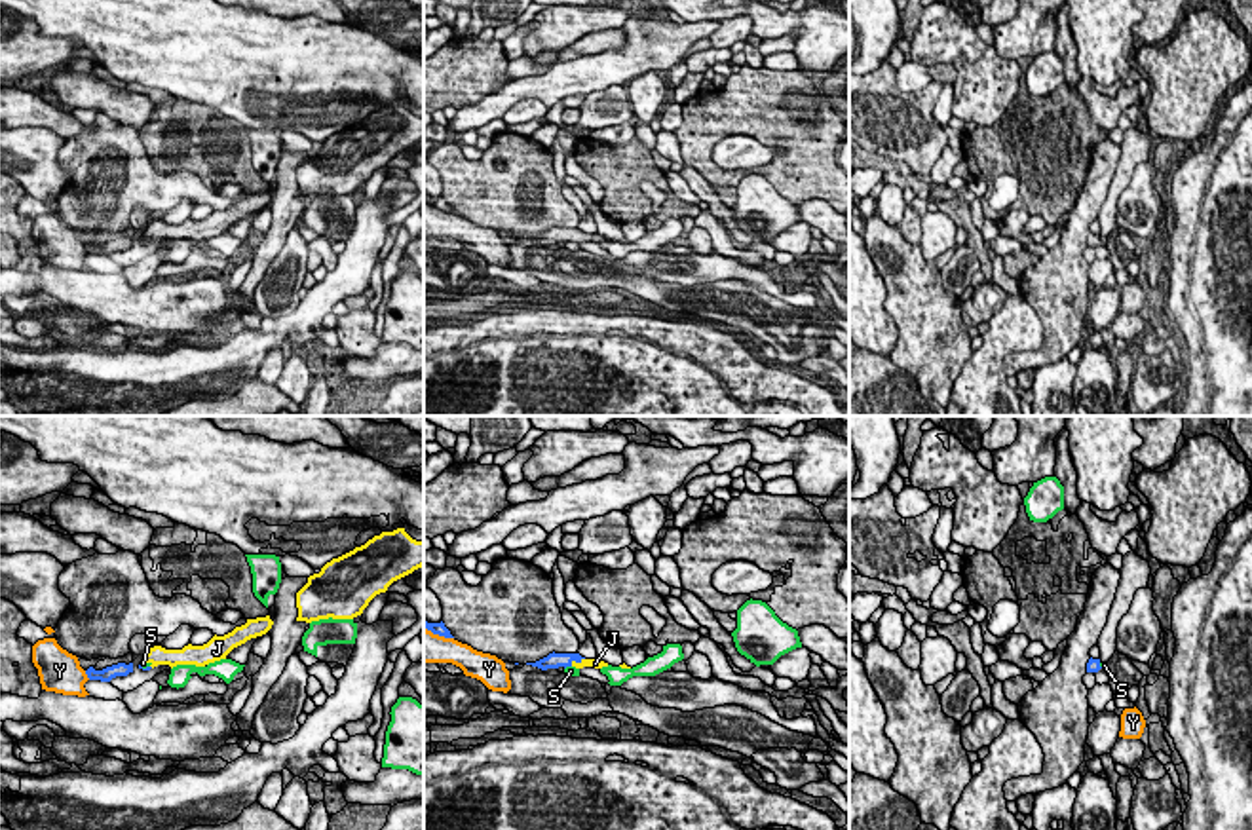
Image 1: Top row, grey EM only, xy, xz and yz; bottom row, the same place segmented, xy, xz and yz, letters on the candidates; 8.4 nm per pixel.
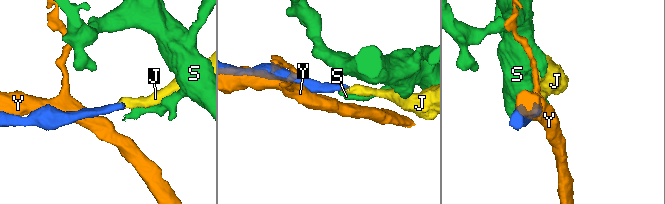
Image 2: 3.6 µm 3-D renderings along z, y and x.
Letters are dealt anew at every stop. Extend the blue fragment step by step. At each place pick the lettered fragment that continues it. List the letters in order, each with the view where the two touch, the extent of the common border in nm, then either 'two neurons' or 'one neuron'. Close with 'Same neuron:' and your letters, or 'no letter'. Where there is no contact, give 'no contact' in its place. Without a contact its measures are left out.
J: xz | 140 nm | one neuron
S: xy | 100 nm | two neurons
Y: xy | 100 nm | two neurons
Same neuron: J

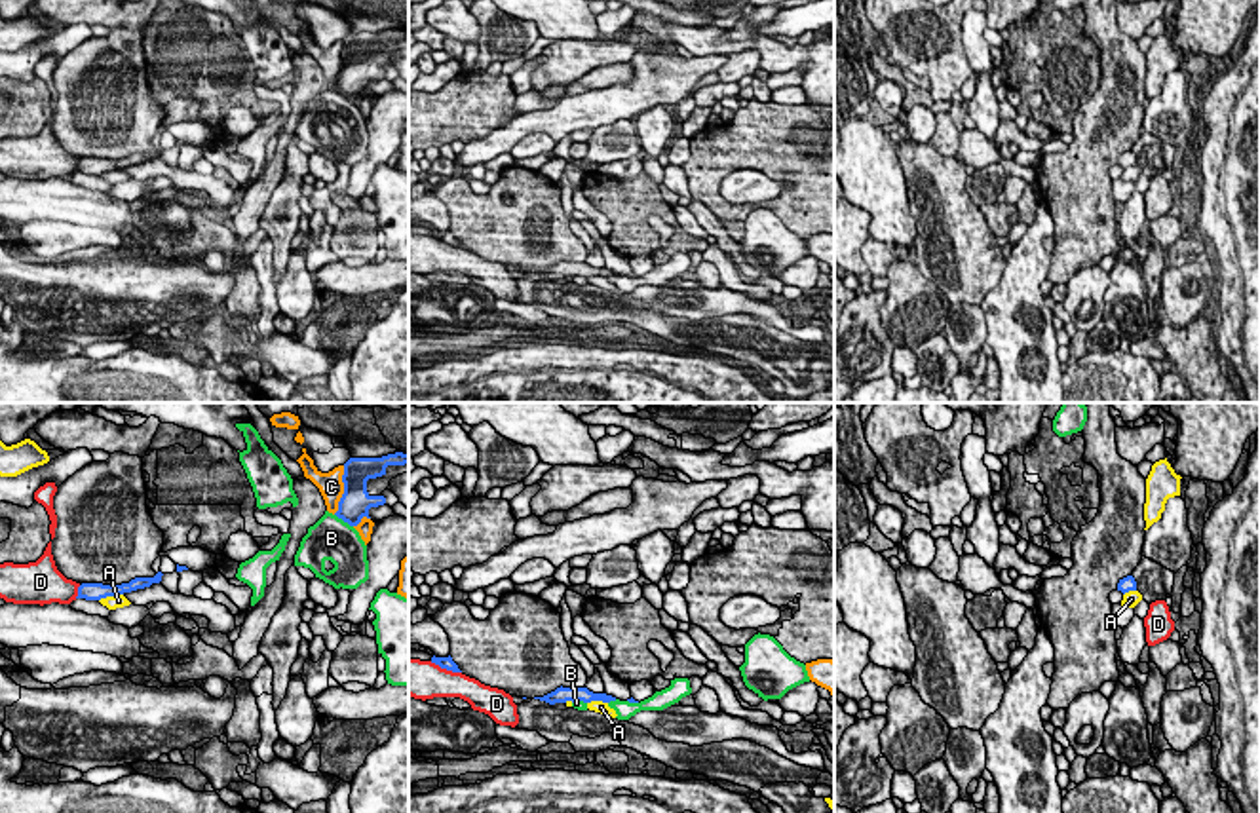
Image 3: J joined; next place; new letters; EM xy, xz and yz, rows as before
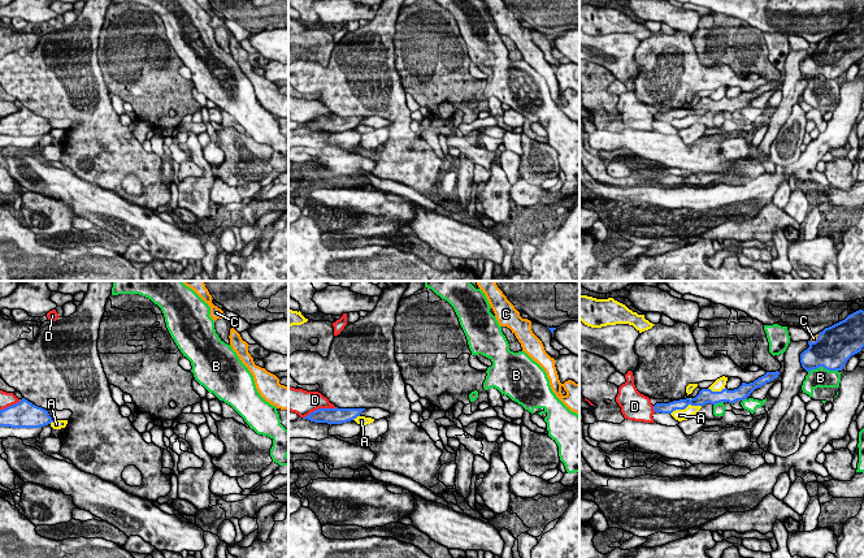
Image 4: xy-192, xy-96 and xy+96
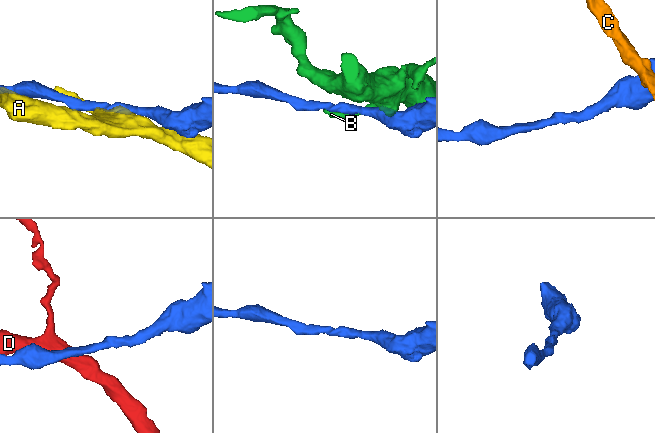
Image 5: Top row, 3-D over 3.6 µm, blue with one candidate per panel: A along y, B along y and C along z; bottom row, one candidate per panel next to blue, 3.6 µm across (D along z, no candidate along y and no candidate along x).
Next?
A: xy | 220 nm | two neurons
B: xy | 200 nm | two neurons
C: xy | 420 nm | two neurons
D: xz | 280 nm | two neurons
Same neuron: no letter

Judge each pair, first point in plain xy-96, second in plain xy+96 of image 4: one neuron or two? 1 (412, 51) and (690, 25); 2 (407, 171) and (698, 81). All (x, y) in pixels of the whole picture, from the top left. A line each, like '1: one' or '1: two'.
1: two
2: one

